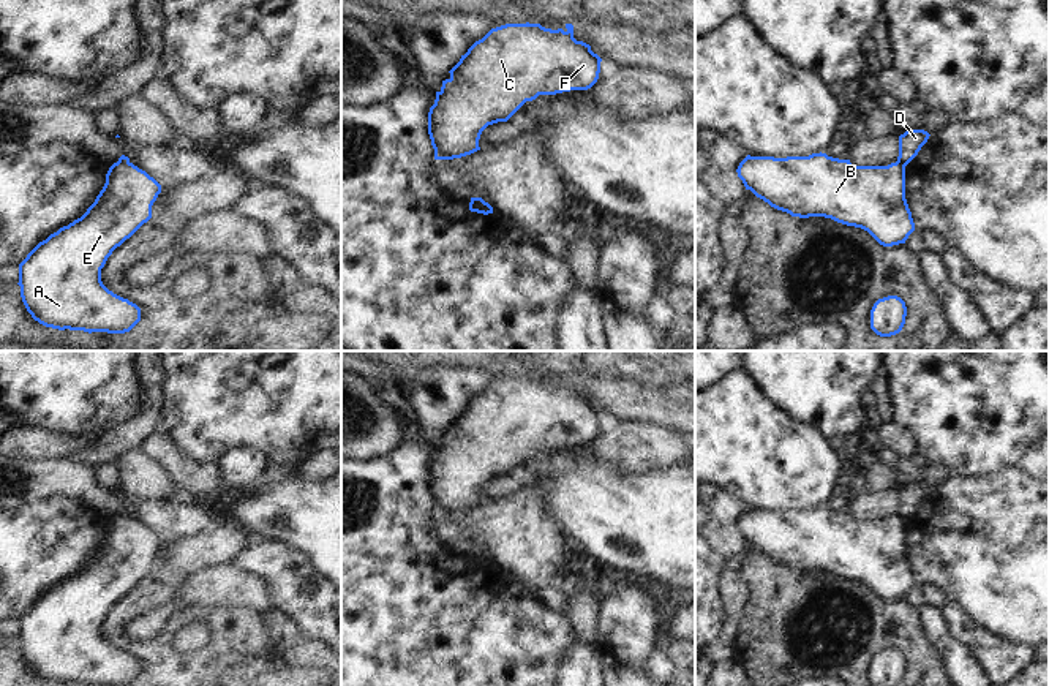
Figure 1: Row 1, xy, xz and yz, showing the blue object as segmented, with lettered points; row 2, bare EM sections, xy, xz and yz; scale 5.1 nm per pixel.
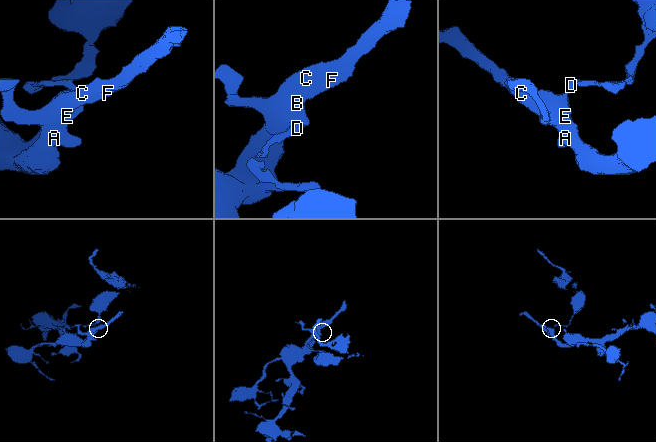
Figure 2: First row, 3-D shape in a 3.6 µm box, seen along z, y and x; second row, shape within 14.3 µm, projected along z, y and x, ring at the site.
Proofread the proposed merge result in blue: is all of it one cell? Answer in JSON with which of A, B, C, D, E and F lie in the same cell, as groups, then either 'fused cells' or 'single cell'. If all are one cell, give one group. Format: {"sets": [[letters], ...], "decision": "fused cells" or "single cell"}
{"sets": [["A", "B", "C", "E", "F"], ["D"]], "decision": "fused cells"}

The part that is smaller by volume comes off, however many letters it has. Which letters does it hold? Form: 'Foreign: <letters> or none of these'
Foreign: D

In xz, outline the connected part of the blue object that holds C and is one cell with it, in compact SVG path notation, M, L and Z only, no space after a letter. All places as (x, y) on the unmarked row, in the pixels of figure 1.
M506 378L491 383L482 394L476 395L460 416L449 425L450 432L442 435L436 446L434 458L428 466L428 488L434 503L434 514L453 514L471 509L479 501L482 485L493 477L507 476L526 455L539 449L556 449L570 444L591 443L600 427L602 413L591 405L591 400L573 392L573 379L551 384L540 378Z

